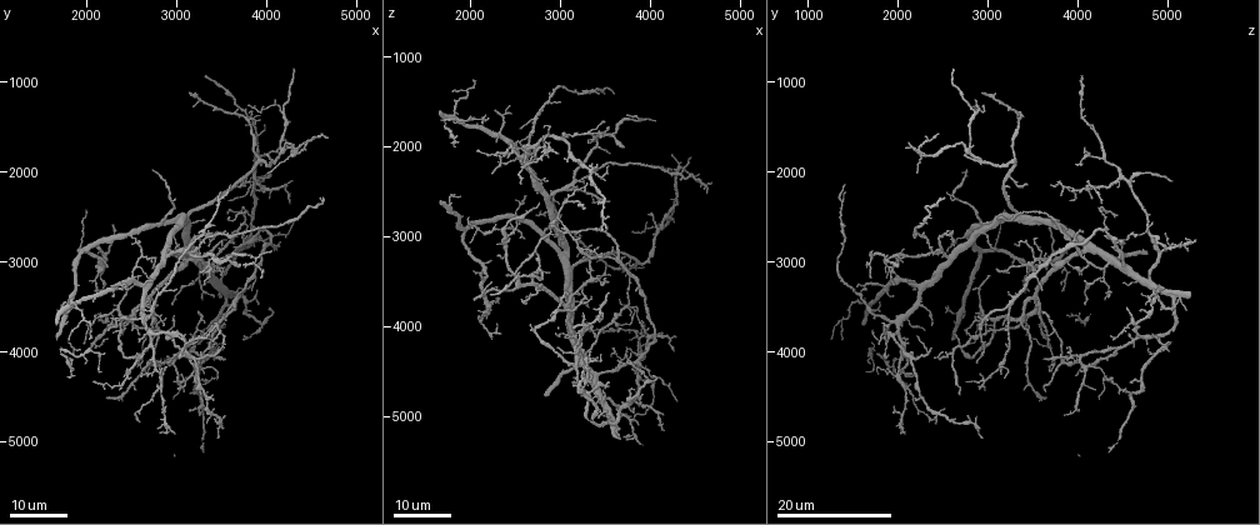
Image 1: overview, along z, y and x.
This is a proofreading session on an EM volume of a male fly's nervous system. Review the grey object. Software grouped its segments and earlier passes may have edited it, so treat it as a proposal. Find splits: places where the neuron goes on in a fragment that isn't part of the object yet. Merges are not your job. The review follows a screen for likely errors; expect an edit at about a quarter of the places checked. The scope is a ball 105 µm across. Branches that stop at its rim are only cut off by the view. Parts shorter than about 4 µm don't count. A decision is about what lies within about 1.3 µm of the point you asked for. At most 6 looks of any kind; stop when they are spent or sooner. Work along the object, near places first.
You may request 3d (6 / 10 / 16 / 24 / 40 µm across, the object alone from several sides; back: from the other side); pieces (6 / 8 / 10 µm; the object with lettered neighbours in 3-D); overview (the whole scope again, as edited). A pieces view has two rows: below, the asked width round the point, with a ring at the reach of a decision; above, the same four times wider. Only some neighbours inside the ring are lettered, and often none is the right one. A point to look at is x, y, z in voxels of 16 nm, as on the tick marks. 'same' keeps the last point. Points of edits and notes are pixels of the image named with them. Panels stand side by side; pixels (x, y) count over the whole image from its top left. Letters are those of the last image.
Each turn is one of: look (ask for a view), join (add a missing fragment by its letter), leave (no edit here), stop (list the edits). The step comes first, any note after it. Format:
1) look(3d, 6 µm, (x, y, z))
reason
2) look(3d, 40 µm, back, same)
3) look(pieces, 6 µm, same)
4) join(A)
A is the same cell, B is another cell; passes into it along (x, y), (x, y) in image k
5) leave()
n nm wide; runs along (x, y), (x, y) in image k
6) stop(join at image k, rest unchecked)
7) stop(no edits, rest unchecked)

look(3d, 24 µm, (3700, 3050, 2000))
an open end

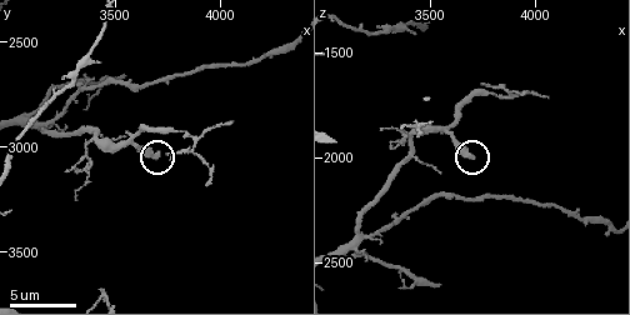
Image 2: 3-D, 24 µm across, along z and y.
look(pieces, 10 µm, (3690, 3040, 2000))
see the neighbours

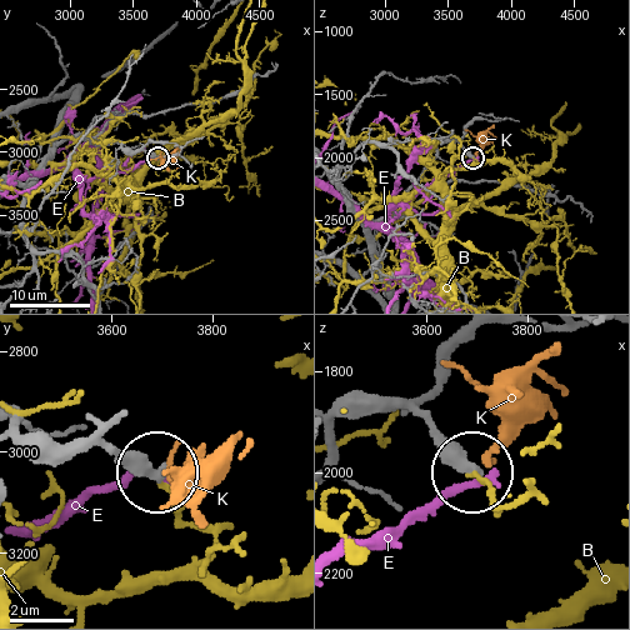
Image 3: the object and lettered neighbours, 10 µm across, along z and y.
leave()
B, E and K are other cells; no lettered fragment goes on from it

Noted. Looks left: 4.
look(3d, 24 µm, (3150, 4650, 4050))
branch stops here

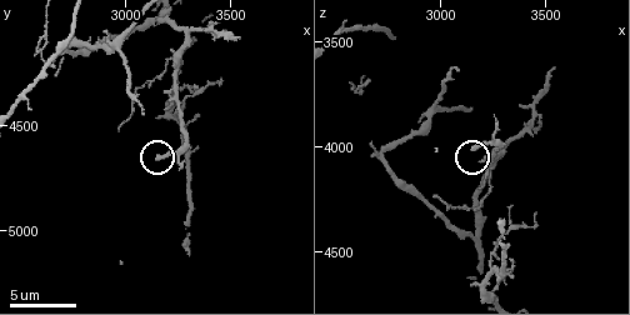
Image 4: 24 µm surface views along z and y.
look(pieces, 6 µm, (3160, 4650, 4000))

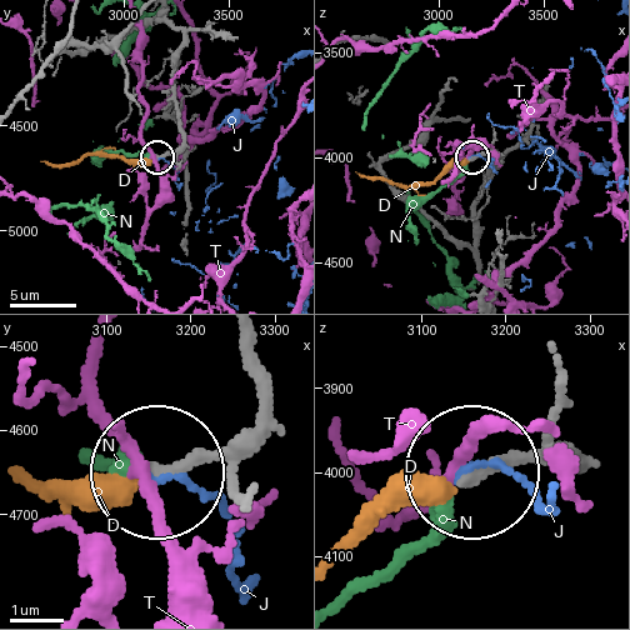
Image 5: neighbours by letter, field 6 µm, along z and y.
join(D)
D is the same cell, J, N and T are other cells; passes into it along (259, 403), (233, 448), (134, 479), (31, 479) in image 5; the neuron continues

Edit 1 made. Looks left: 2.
stop(join at image 5, rest unchecked)

